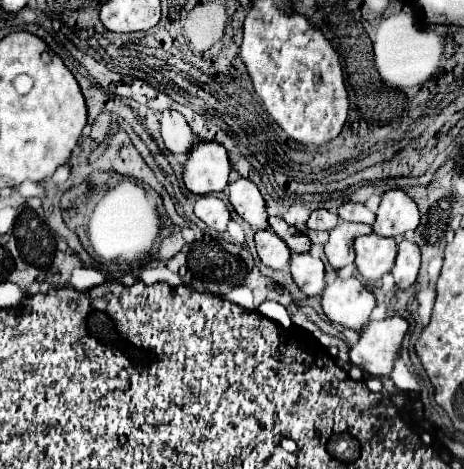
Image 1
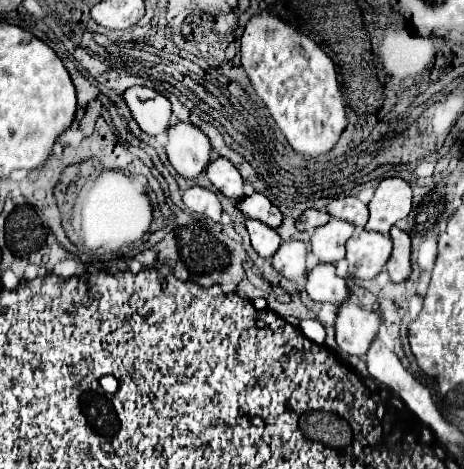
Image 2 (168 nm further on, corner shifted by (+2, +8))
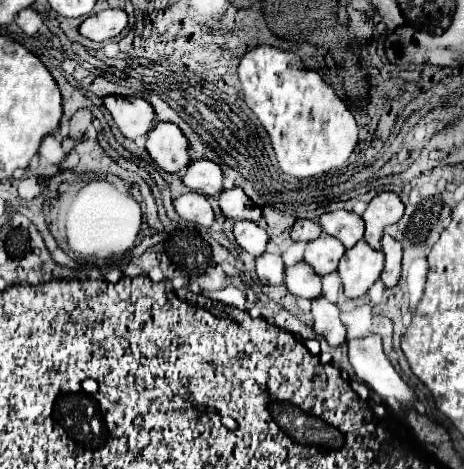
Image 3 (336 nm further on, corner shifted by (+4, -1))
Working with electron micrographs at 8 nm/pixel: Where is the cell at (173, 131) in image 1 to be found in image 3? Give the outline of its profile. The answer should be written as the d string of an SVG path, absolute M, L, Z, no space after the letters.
M104 96L102 102L126 138L136 140L152 130L154 110L146 100L134 96Z

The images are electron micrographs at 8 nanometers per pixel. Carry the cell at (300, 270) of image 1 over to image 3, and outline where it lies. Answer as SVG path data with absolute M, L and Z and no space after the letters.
M260 254L256 258L256 274L268 286L278 286L284 280L284 262L274 254Z

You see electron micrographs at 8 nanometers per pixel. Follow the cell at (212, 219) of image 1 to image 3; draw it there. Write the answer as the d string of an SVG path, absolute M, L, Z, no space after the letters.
M188 192L180 198L176 198L174 210L178 212L180 218L194 222L194 224L200 224L200 226L206 226L206 228L210 228L214 222L214 212L212 212L208 198L198 192Z

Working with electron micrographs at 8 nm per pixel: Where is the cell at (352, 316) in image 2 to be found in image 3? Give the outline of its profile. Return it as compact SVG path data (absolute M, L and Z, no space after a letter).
M318 296L312 302L312 328L322 336L330 346L346 342L346 326L338 318L336 304L328 302L324 296Z

